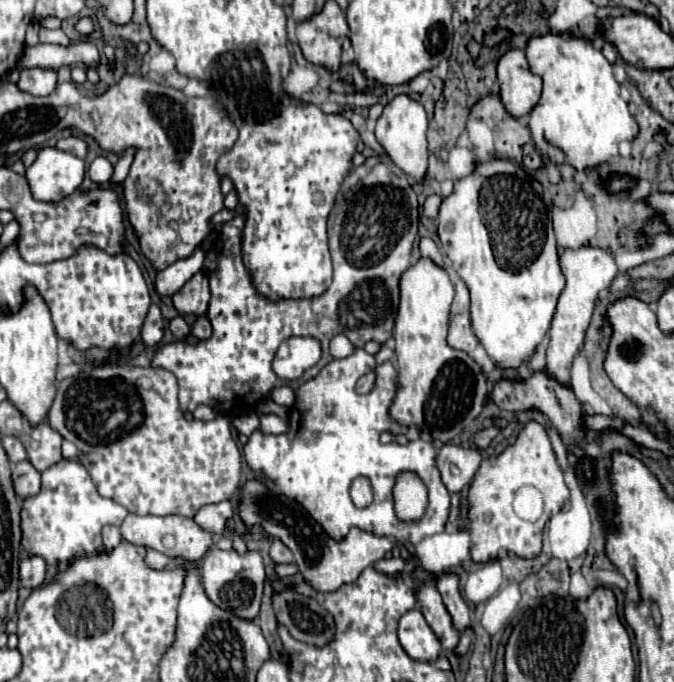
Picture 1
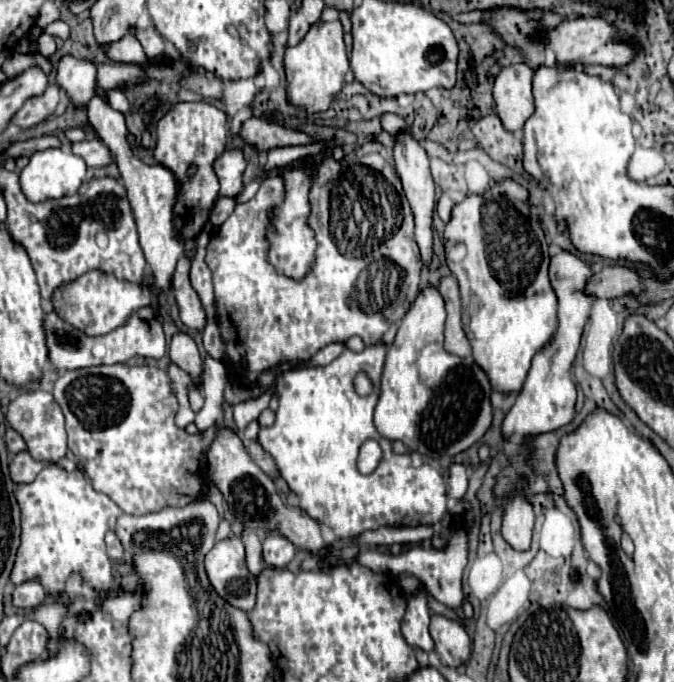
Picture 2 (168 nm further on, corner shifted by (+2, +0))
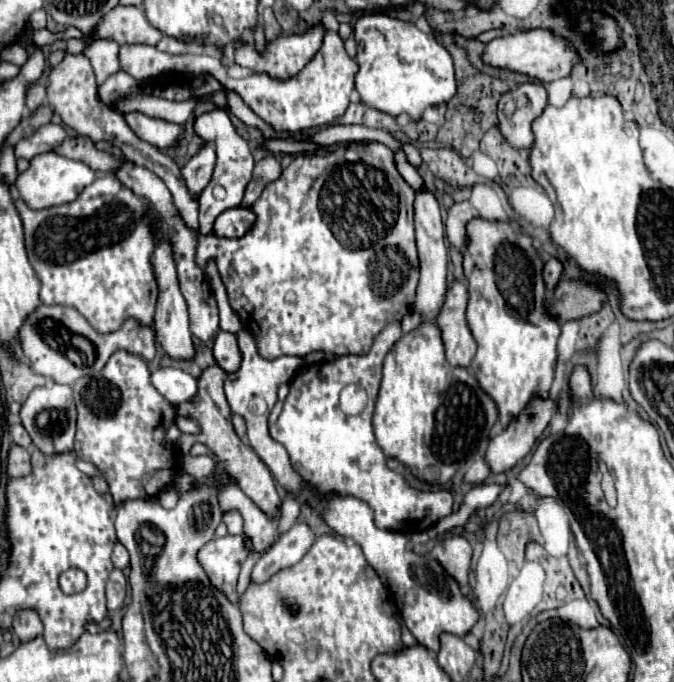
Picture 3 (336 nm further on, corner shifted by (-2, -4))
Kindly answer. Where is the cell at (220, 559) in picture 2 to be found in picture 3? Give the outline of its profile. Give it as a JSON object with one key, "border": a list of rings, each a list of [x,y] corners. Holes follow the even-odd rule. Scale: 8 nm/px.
{"border":[[[227,534],[225,538],[213,538],[197,554],[211,584],[217,590],[221,590],[233,604],[239,604],[237,594],[237,578],[241,570],[239,562],[243,562],[247,554],[249,546],[245,536],[231,536],[231,534]]]}

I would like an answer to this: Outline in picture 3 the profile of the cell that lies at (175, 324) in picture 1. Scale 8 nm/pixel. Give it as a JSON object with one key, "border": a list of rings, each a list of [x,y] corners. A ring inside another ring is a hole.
{"border":[[[209,366],[201,372],[201,376],[197,378],[197,394],[193,396],[193,400],[187,400],[183,404],[177,406],[177,414],[179,416],[187,416],[199,422],[199,426],[203,428],[201,434],[188,435],[182,434],[175,443],[180,454],[189,454],[190,447],[197,442],[201,442],[215,454],[221,470],[245,492],[245,496],[249,496],[253,500],[253,504],[257,504],[257,508],[261,508],[267,516],[273,516],[273,520],[281,518],[281,498],[277,494],[275,488],[275,480],[269,472],[269,468],[265,468],[263,460],[253,452],[253,448],[249,448],[247,442],[243,442],[233,424],[231,424],[231,408],[227,404],[225,392],[223,392],[223,382],[225,382],[225,372],[219,366]]]}

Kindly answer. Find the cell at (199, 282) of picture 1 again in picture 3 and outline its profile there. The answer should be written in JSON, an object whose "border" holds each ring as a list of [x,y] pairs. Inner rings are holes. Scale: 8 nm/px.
{"border":[[[237,208],[223,212],[213,226],[213,234],[226,238],[241,238],[255,222],[255,214],[249,208]]]}

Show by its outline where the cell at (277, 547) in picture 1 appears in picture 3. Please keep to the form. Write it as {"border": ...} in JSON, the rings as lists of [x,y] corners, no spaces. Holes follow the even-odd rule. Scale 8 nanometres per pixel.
{"border":[[[295,524],[259,558],[259,562],[251,572],[251,580],[265,582],[281,568],[289,568],[297,564],[313,542],[315,542],[315,534],[311,532],[311,528],[307,524]]]}

